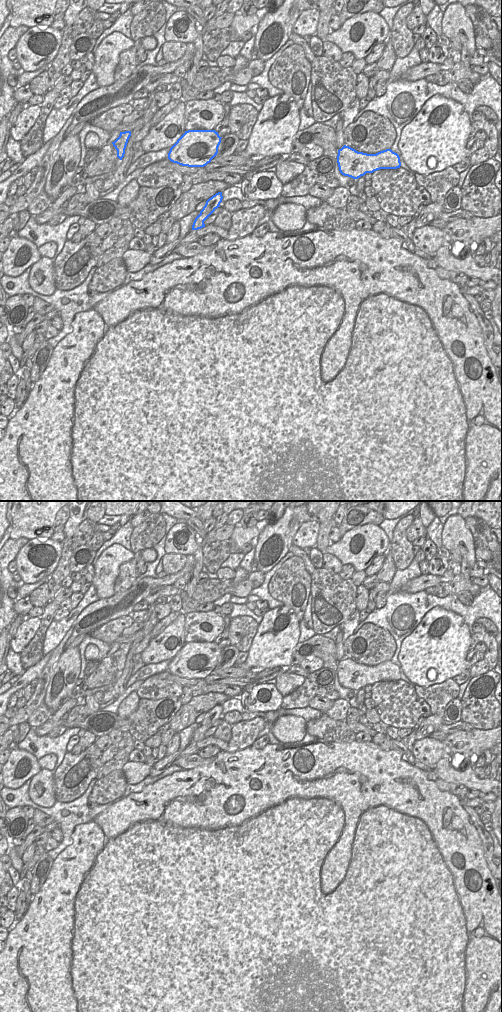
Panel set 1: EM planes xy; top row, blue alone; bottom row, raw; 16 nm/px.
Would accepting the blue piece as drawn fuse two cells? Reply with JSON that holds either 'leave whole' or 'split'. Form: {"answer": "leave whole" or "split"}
{"answer": "leave whole"}

